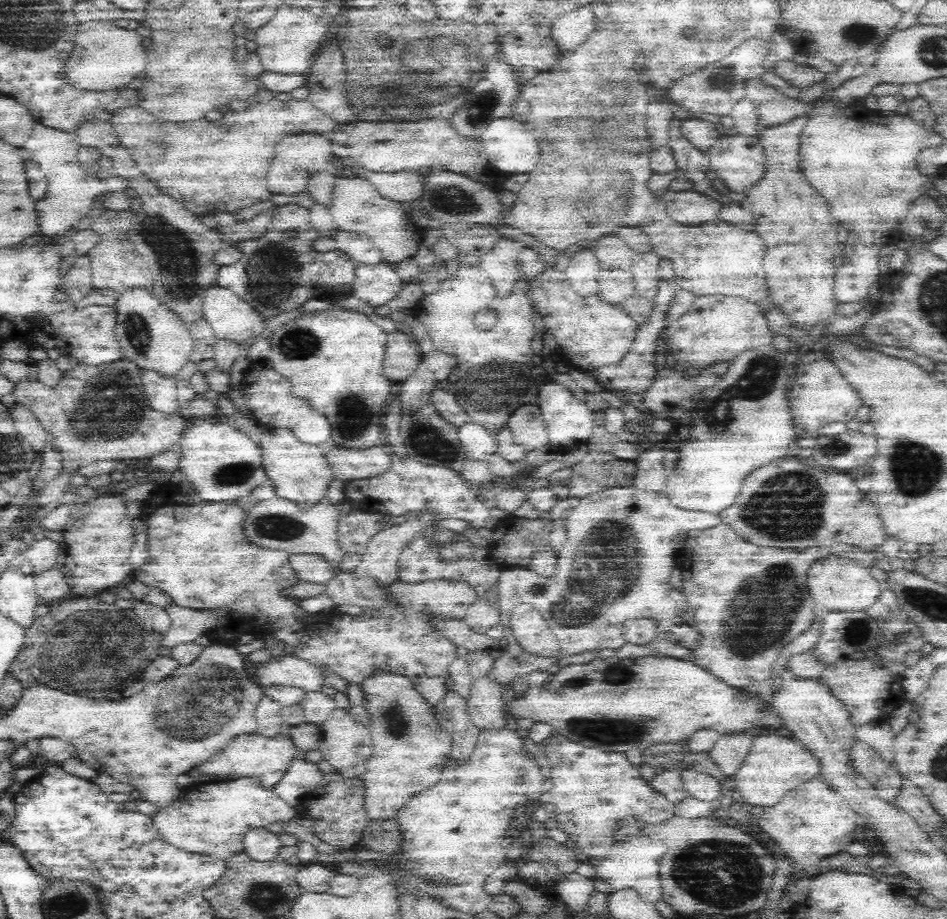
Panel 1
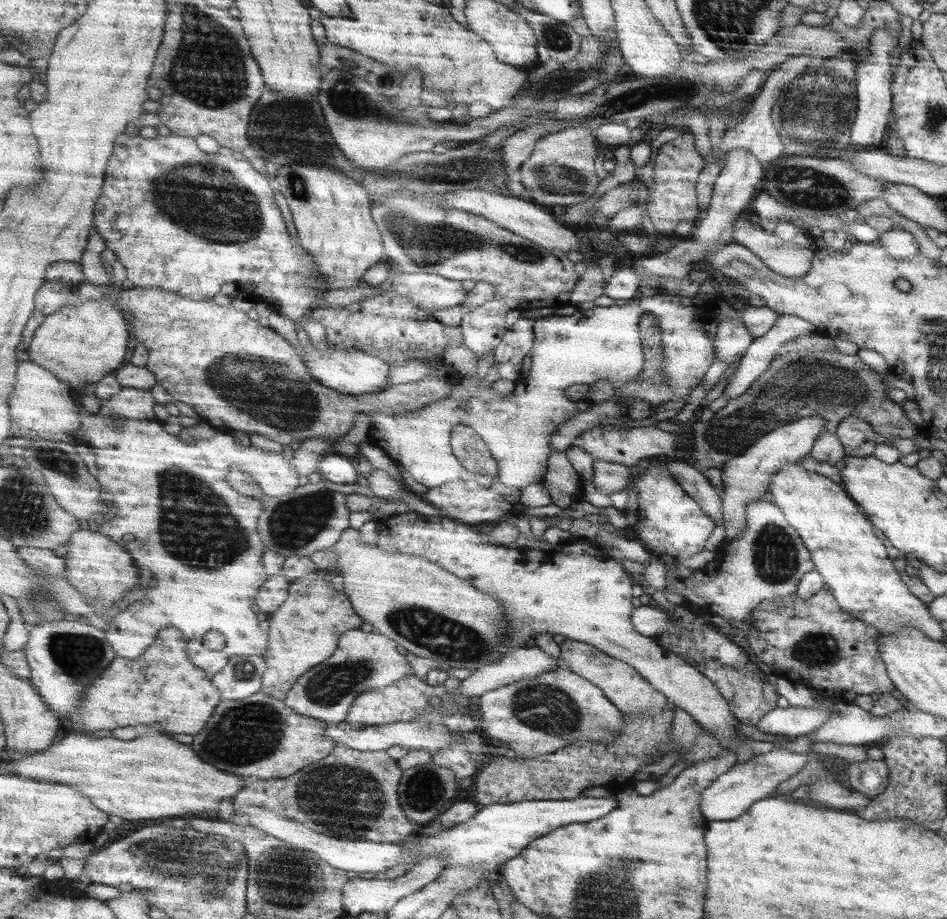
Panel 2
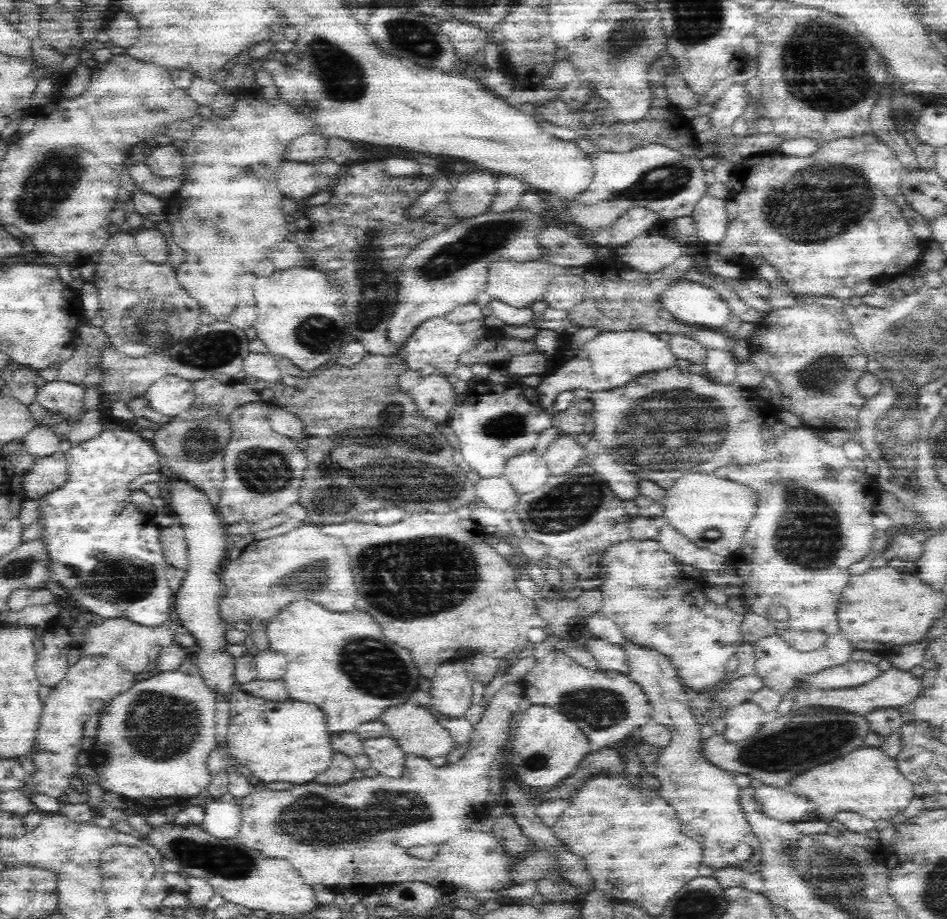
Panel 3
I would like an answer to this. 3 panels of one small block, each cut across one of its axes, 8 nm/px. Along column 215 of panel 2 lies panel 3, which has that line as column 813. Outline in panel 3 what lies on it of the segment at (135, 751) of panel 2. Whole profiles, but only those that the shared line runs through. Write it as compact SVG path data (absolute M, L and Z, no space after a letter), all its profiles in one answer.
M870 746L858 748L844 758L836 758L802 772L800 776L794 776L786 790L806 798L810 802L810 810L816 812L822 820L832 820L838 816L838 812L858 812L874 822L892 820L894 816L904 814L910 802L916 798L912 782L908 782L898 772L896 760L884 754L880 748Z

